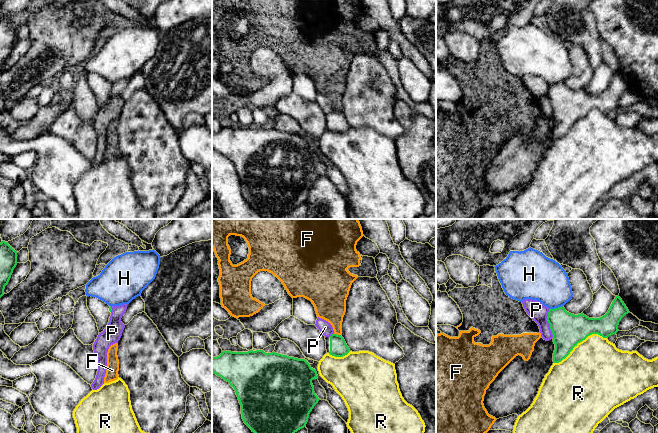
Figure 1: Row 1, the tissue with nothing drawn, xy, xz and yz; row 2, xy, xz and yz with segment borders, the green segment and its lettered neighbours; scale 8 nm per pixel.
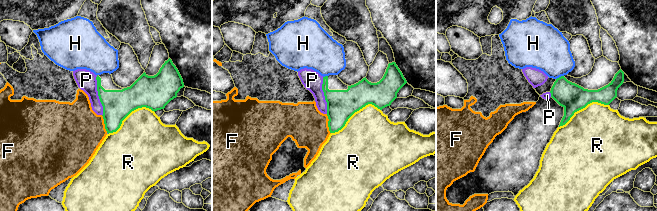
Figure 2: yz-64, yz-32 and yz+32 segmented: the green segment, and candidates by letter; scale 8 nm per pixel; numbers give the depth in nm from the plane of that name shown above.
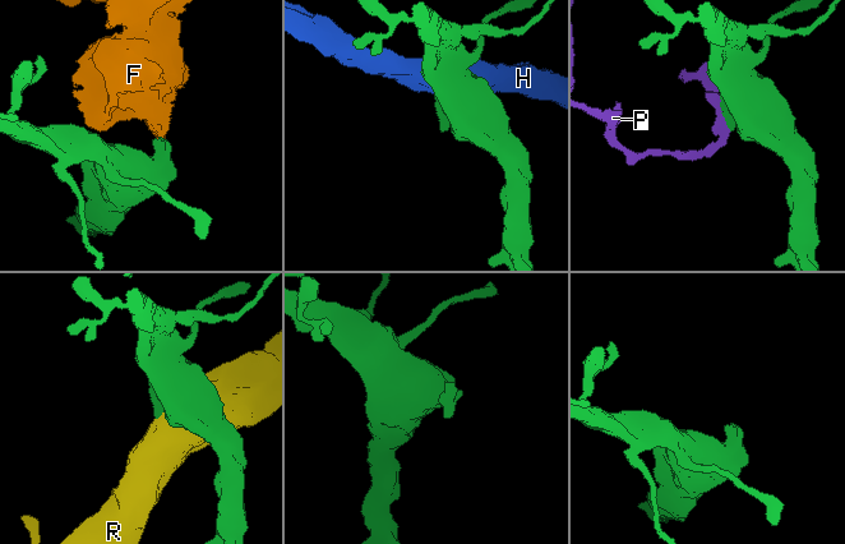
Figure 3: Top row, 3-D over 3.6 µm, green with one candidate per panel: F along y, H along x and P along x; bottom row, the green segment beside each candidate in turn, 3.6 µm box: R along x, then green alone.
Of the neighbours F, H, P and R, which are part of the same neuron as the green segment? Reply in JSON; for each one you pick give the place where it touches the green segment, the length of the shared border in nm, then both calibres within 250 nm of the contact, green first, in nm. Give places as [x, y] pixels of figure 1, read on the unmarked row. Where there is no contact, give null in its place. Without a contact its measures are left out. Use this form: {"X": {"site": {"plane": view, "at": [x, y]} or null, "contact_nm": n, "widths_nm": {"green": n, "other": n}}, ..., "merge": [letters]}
{"merge": []}

